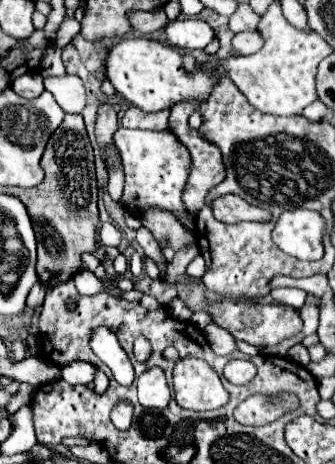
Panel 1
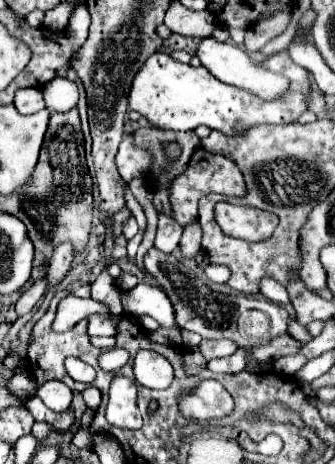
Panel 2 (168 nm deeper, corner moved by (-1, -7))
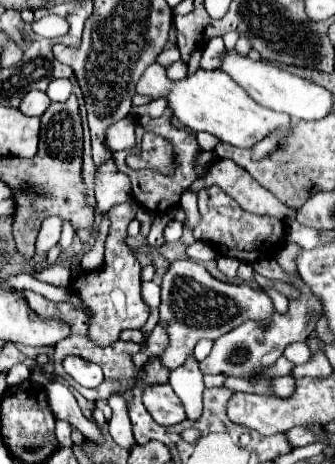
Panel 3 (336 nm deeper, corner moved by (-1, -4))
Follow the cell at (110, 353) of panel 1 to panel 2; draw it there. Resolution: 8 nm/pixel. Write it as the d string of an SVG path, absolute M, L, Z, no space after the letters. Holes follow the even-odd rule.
M91 314L87 320L91 336L117 336L117 320L109 314Z

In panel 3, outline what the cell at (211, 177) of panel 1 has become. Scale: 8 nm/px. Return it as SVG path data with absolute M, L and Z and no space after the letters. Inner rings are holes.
M215 159L213 165L209 165L209 171L205 171L205 177L197 177L197 181L185 189L185 191L201 191L205 187L217 185L227 195L231 195L245 211L259 213L259 215L271 215L279 217L283 221L289 221L293 217L293 209L283 205L273 193L269 193L265 187L261 187L247 169L237 167L235 161L229 159Z

